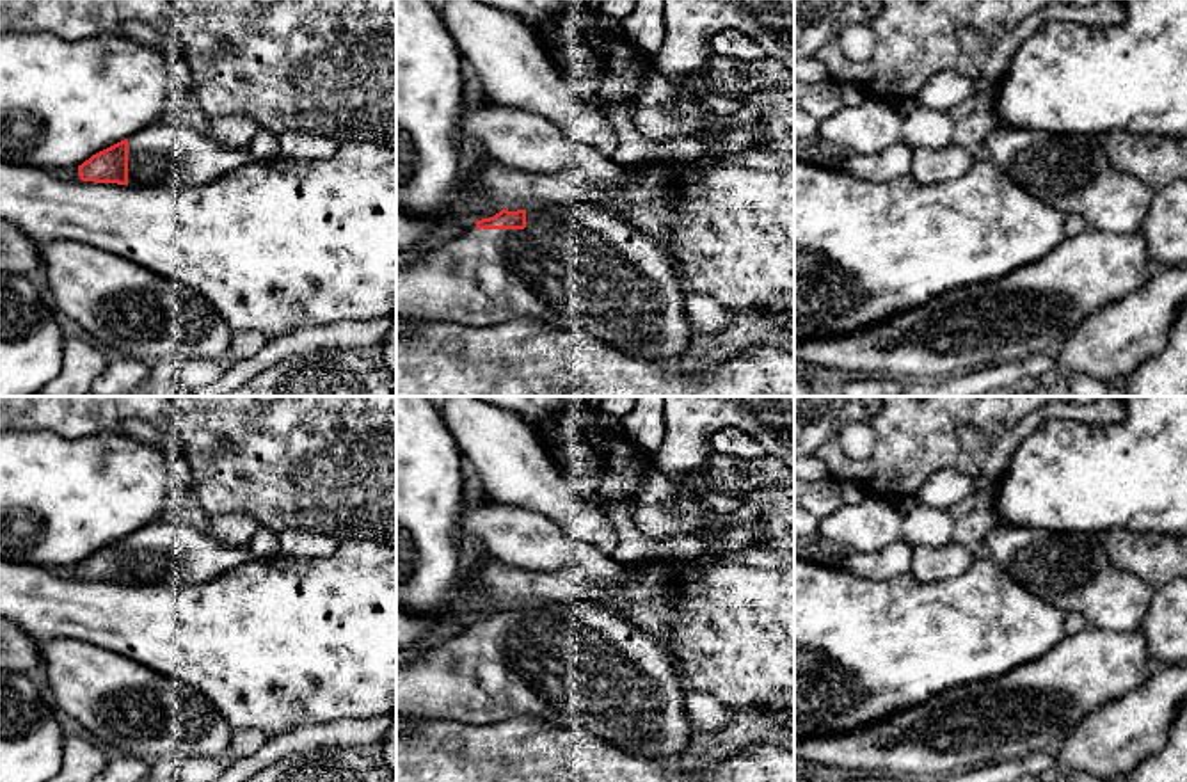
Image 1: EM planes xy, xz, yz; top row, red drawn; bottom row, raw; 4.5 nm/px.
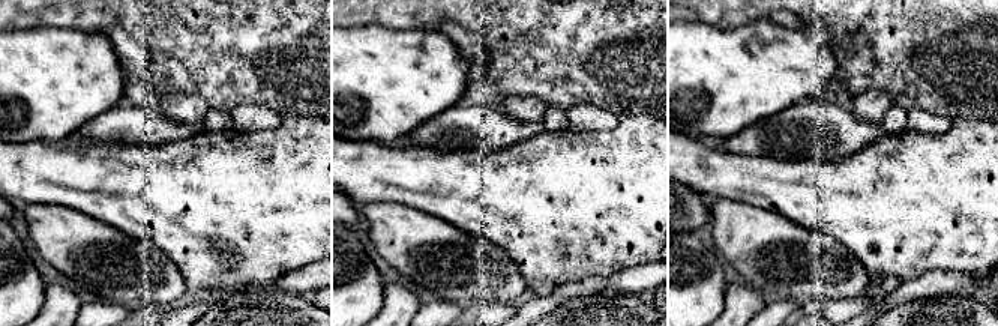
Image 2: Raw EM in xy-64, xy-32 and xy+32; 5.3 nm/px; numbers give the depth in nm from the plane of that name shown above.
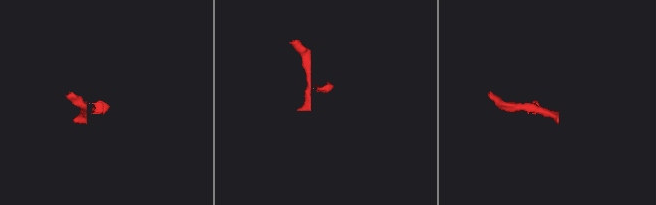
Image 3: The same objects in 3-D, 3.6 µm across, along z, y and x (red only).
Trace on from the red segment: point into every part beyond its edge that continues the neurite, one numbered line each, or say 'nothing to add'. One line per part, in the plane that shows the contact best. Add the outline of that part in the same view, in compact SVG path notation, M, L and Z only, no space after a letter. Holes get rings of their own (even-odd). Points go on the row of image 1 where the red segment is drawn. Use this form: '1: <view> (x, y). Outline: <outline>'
1: xz (576, 265). Outline: M588 203L526 208L524 229L478 229L473 224L421 261L396 270L396 322L489 327L524 318L544 322L551 329L586 331L611 348L672 370L688 361L693 336L681 283L661 245L624 215Z

